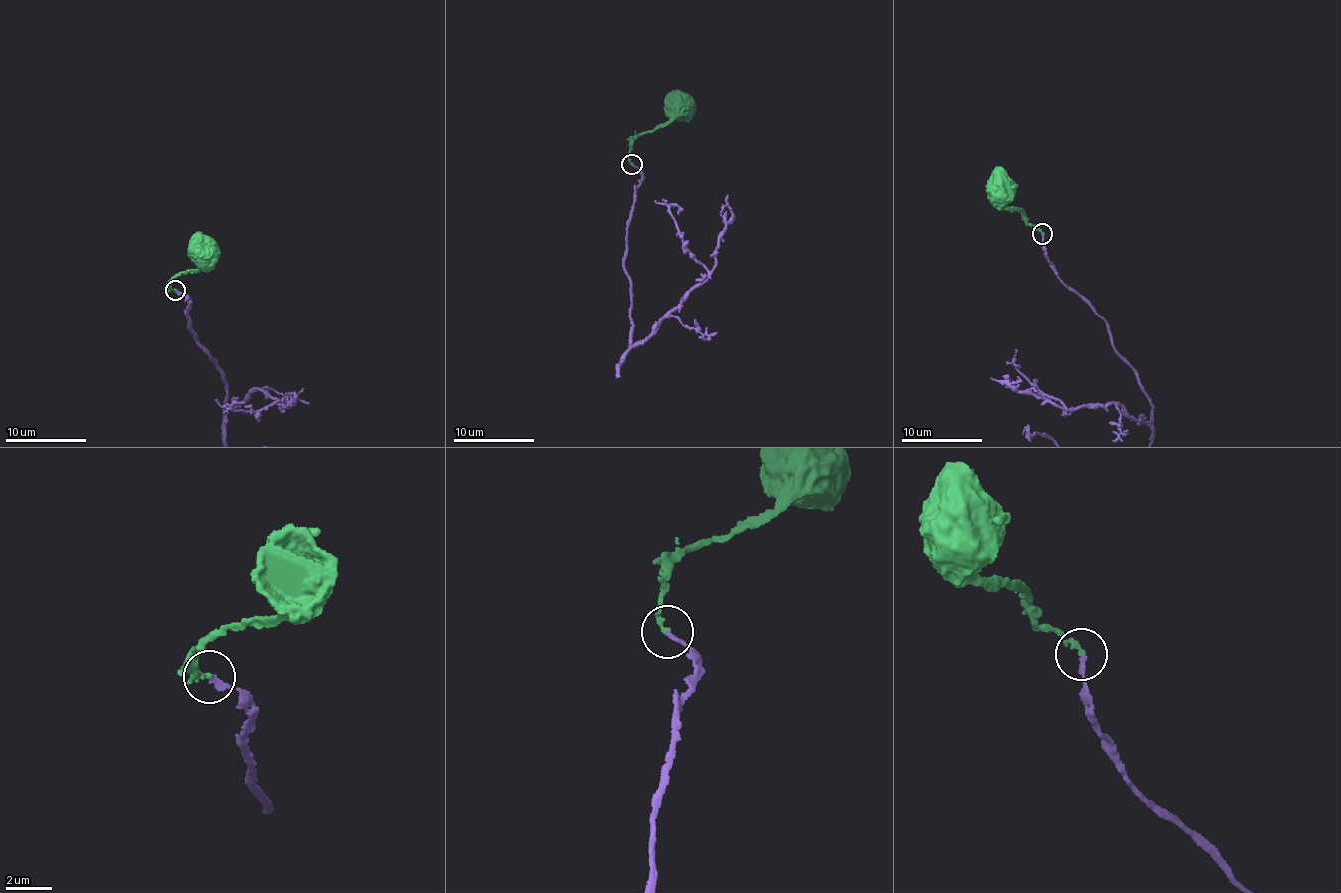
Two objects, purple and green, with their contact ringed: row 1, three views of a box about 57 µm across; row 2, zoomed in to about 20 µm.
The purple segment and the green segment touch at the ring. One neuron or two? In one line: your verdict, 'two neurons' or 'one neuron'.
one neuron

